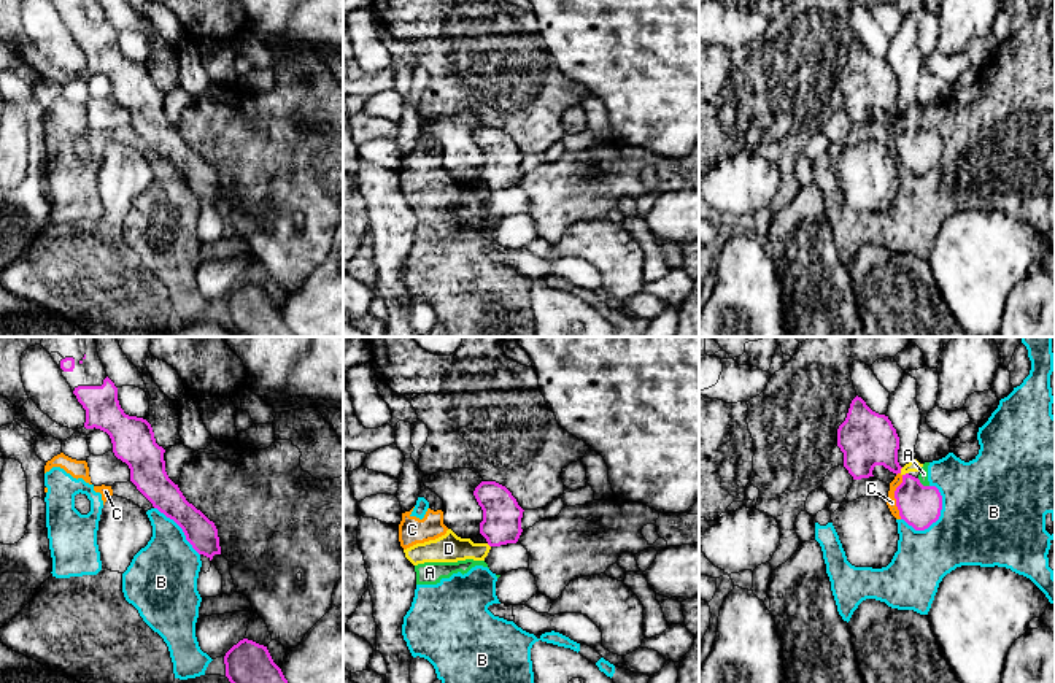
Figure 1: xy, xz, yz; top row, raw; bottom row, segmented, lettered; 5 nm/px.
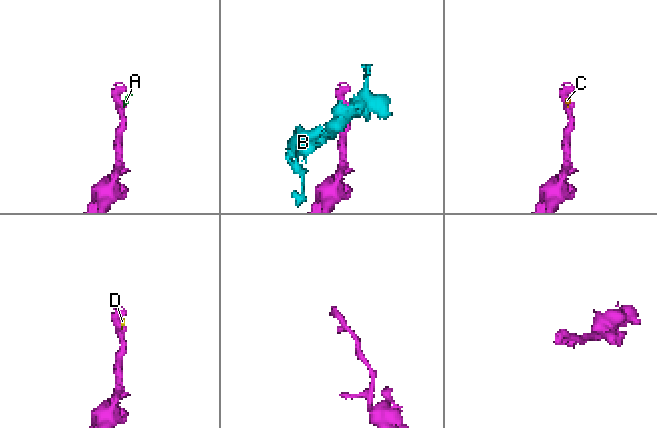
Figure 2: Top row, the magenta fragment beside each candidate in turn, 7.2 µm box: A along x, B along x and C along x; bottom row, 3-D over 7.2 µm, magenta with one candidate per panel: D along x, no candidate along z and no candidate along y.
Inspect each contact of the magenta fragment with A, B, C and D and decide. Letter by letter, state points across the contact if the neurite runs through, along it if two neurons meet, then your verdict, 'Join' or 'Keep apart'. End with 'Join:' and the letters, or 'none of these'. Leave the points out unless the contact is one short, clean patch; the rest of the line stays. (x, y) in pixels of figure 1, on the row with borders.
A: Boundary: yz (917, 478), (928, 486). Keep apart
B: Keep apart
C: Boundary: yz (898, 472), (901, 483), (895, 491), (895, 505), (901, 518). Keep apart
D: Keep apart
Join: none of these

